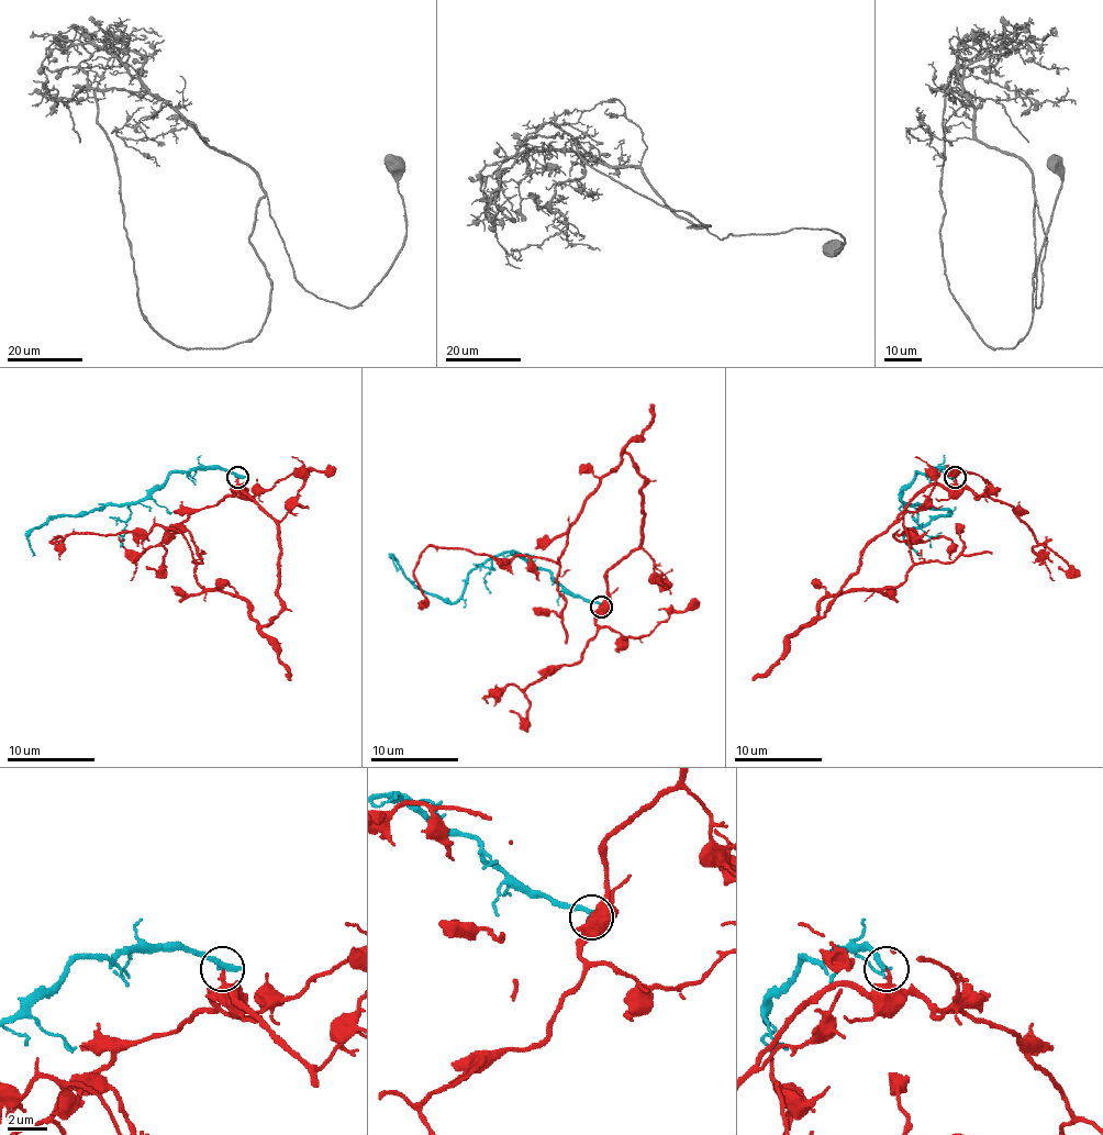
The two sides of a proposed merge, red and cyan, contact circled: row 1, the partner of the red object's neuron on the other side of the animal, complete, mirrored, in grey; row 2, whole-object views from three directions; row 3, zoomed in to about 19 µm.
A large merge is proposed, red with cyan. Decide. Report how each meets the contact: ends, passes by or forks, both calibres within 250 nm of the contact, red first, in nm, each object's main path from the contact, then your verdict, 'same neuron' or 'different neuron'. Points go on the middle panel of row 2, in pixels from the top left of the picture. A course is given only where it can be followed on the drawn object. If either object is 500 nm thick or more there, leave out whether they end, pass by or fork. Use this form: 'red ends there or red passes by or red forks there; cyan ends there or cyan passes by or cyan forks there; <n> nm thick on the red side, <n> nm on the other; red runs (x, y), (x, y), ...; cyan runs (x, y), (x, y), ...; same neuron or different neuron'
red ends there; cyan ends there; 220 nm thick on the red side, 360 nm on the other; red runs (601, 607), (608, 571), (641, 543), (645, 479), (625, 453), (559, 565), (430, 545), (414, 569), (423, 600); cyan runs (601, 607), (570, 596), (548, 571), (509, 552), (469, 574), (454, 602), (416, 587), (392, 556), (397, 571); different neuron

